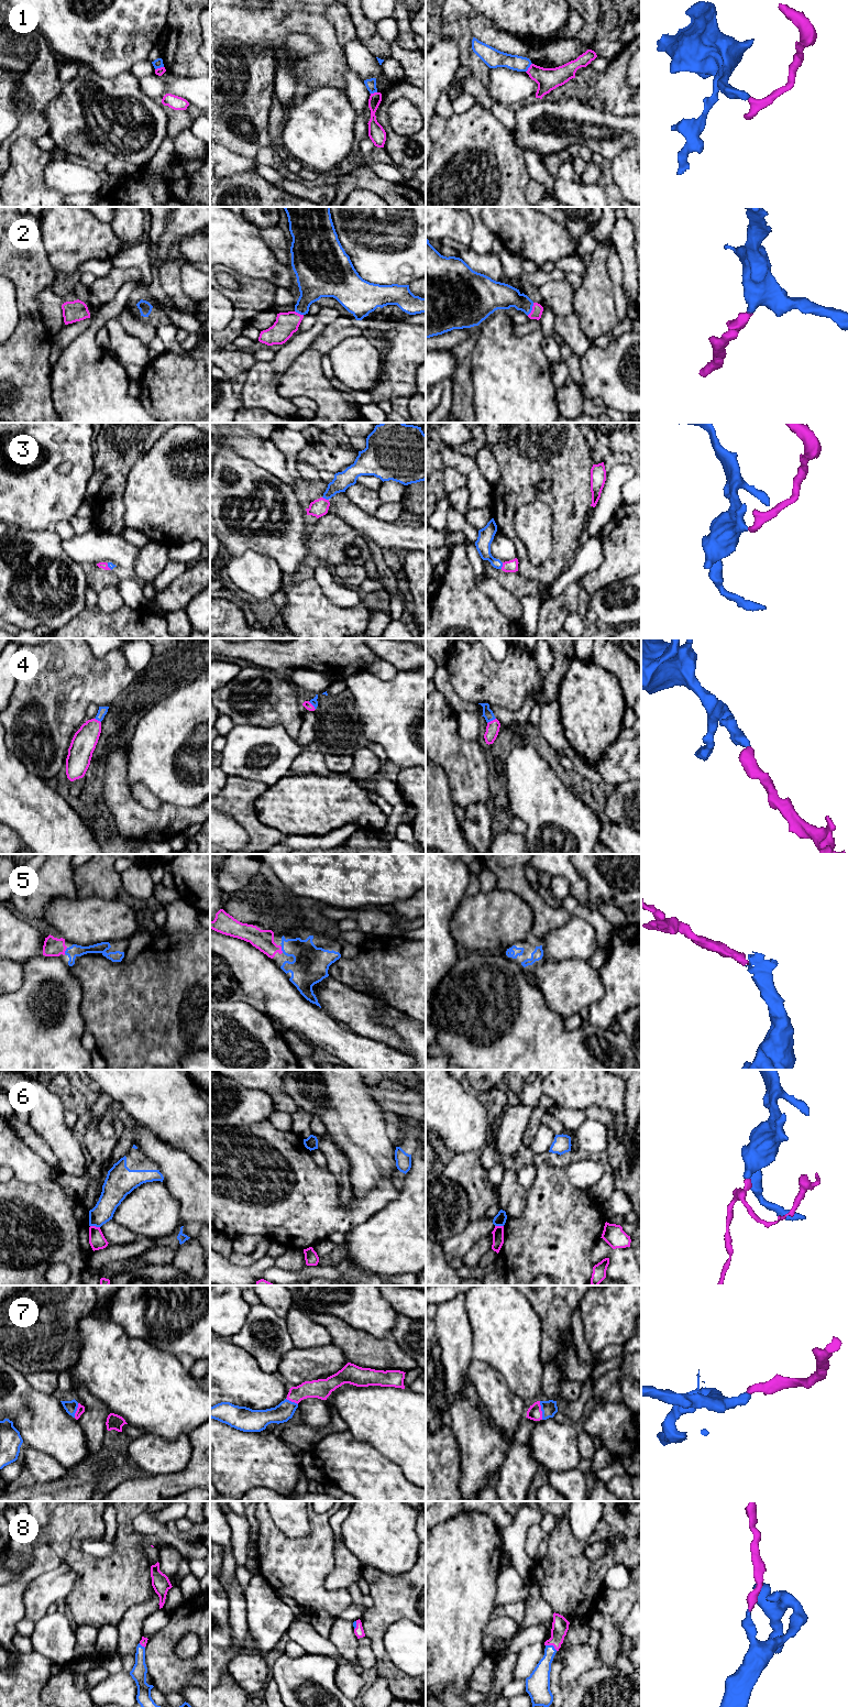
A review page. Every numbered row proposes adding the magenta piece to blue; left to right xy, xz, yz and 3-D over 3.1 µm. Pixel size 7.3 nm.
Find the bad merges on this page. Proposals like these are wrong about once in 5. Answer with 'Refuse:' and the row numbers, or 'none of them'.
Refuse: 1

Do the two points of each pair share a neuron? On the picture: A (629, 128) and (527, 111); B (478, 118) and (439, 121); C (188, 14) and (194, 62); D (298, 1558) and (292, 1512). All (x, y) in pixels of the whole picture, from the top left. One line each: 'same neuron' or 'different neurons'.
A: same neuron
B: different neurons
C: same neuron
D: different neurons

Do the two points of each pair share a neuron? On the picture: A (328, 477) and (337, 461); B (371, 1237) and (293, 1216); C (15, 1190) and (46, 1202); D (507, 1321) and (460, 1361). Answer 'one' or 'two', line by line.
A: two
B: two
C: one
D: two

